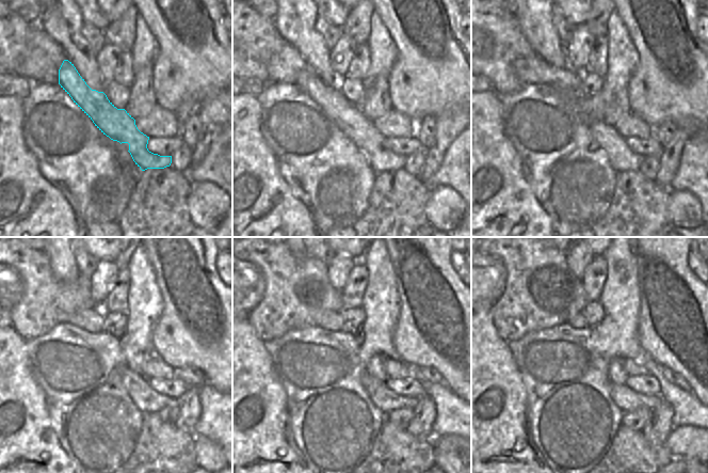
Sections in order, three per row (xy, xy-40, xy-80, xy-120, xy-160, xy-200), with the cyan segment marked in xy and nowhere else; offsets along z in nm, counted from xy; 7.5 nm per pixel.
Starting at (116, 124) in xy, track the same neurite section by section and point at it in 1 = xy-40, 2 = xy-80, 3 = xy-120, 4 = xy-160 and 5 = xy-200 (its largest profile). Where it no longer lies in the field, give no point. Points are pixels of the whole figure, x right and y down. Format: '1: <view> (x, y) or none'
1: xy-40 (349, 117)
2: xy-80 (622, 158)
3: xy-120 (147, 399)
4: xy-160 (382, 396)
5: xy-200 (625, 398)

